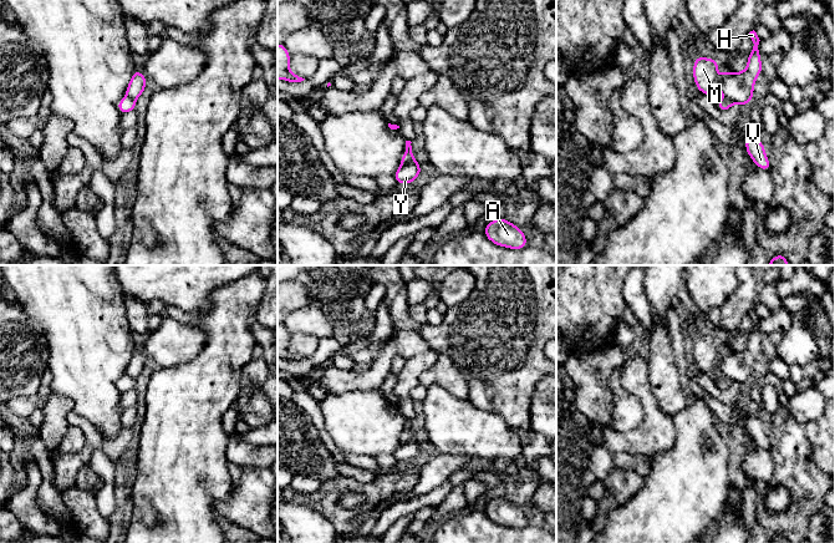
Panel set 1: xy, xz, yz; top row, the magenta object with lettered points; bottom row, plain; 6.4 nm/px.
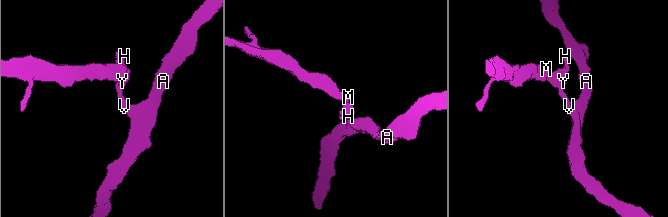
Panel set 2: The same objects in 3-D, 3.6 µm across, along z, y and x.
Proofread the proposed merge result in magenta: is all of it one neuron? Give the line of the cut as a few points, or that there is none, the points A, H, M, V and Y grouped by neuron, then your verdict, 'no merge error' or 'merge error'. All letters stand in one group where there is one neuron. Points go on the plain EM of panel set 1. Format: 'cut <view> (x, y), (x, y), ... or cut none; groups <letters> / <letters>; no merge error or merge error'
cut xz (413, 436), (401, 445); groups A H V Y / M; merge error

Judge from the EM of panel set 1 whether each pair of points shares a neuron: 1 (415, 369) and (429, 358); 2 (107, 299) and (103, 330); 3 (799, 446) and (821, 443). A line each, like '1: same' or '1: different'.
1: same
2: same
3: different

